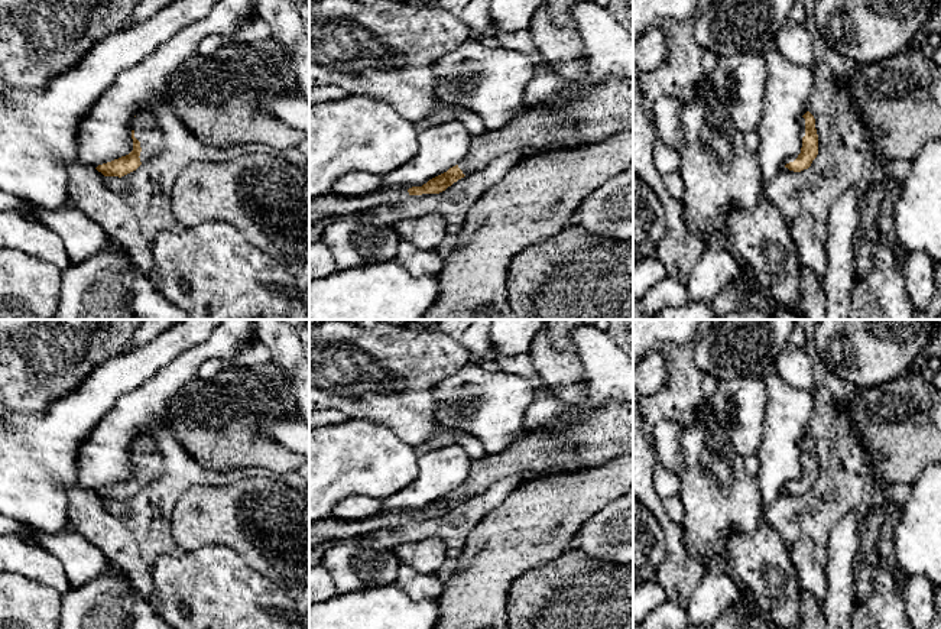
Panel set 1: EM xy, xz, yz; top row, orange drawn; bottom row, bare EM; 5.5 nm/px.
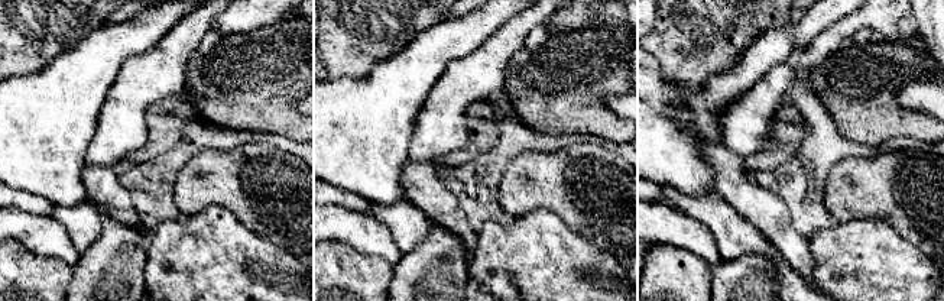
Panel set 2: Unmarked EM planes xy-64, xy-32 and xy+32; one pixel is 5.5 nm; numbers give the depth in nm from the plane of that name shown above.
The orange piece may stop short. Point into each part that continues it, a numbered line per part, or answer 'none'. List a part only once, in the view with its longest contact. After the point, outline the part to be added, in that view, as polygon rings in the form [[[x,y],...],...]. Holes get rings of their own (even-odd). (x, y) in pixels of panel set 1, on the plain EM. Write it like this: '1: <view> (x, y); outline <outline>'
1: xy (146, 454); outline [[[142,434],[133,442],[134,461],[140,466],[140,486],[147,486],[153,479],[156,479],[163,470],[163,457],[158,451],[155,441]]]
2: xz (323, 531); outline [[[406,512],[380,513],[363,521],[322,519],[309,526],[309,549],[328,541],[343,541],[350,536],[369,535],[382,528],[405,523],[408,519]]]

